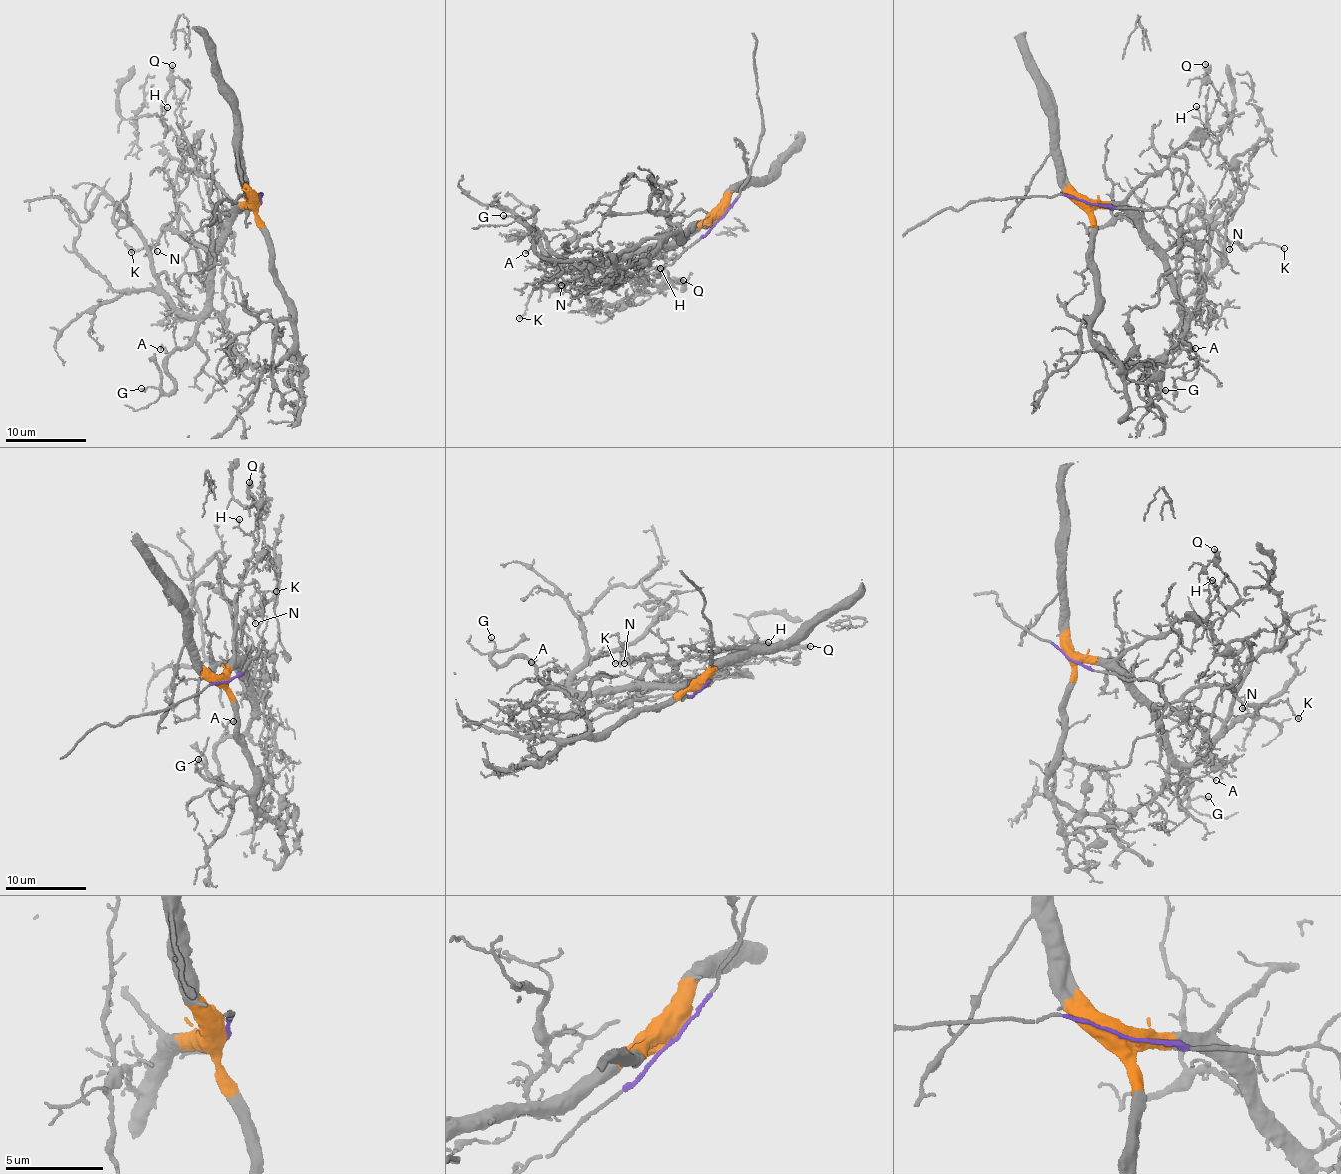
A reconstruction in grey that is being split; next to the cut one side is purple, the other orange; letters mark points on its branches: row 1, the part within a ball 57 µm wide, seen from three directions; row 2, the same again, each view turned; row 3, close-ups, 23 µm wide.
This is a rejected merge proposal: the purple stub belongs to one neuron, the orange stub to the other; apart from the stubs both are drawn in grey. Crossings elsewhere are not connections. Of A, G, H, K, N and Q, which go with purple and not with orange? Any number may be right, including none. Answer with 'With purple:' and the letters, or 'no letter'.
With purple: H, Q

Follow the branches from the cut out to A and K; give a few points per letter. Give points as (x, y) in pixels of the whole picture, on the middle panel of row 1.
A: (720, 215), (669, 244), (649, 243), (622, 259), (585, 263), (562, 258), (541, 234), (524, 253)
K: (720, 215), (670, 242), (643, 248), (629, 257), (608, 259), (561, 288), (532, 289), (519, 318)

